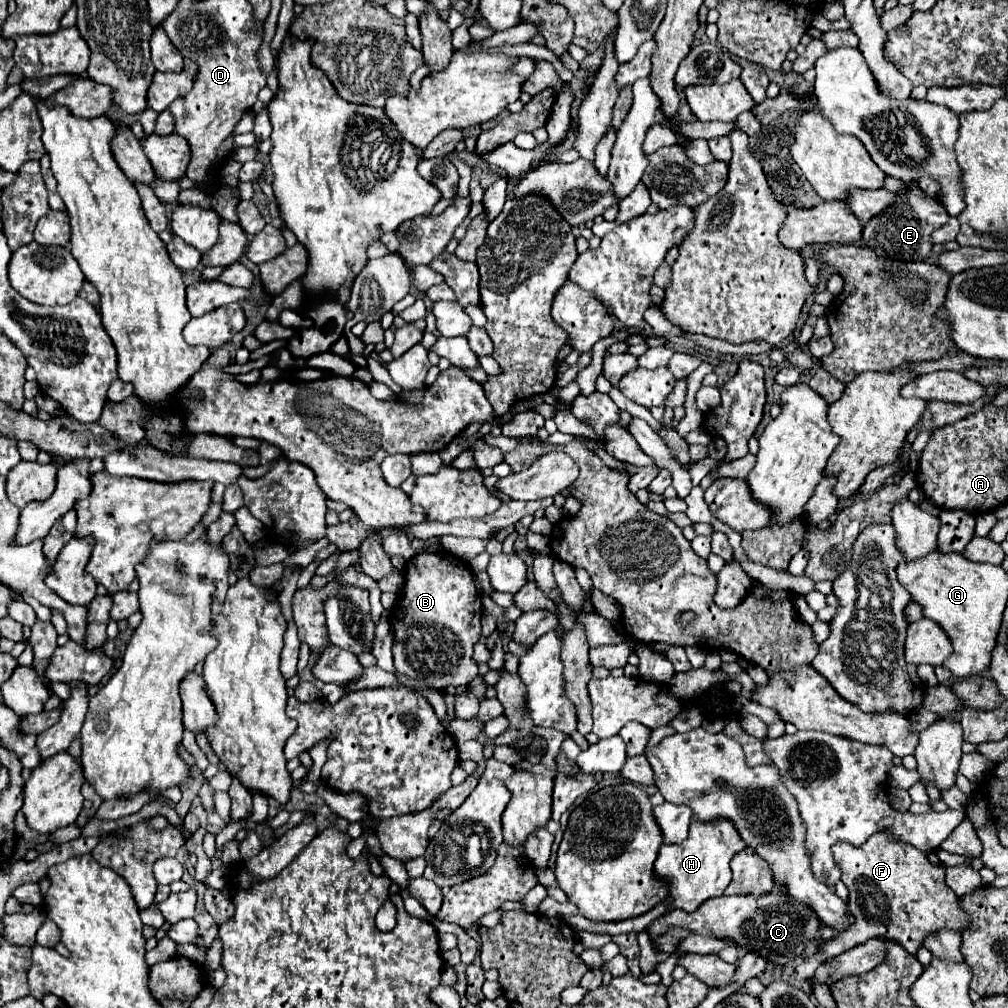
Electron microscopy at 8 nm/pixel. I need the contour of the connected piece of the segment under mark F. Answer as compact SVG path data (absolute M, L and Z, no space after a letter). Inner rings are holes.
M889 831L871 835L861 847L845 841L835 843L833 857L843 871L841 881L849 889L849 911L853 911L857 923L827 943L825 959L833 959L843 951L861 945L873 935L891 939L915 955L927 933L943 927L961 931L965 923L969 923L959 909L959 899L955 899L955 893L945 885L945 869L931 865L925 851L897 841Z

